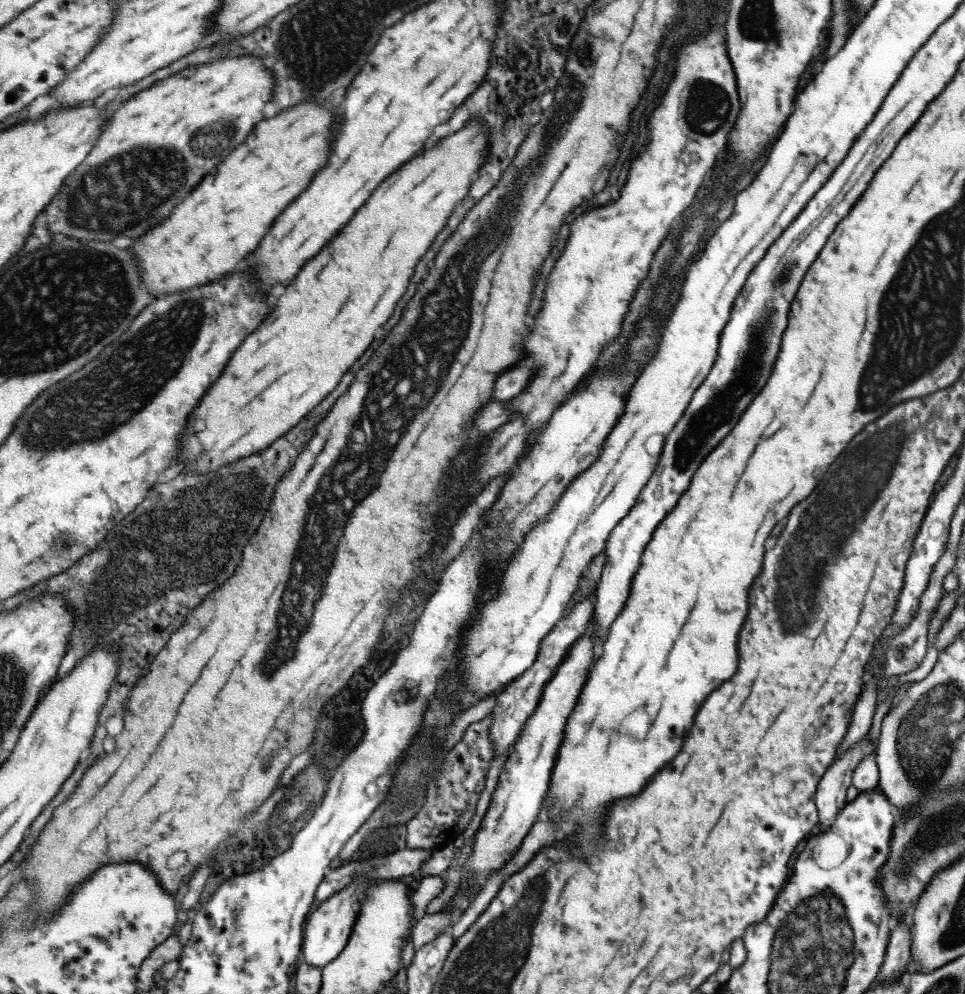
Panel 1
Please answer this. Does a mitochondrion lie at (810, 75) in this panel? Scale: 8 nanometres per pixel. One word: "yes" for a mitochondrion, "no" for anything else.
no

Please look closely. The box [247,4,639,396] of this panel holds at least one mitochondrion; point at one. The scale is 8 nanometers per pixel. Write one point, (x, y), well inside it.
(285, 36)

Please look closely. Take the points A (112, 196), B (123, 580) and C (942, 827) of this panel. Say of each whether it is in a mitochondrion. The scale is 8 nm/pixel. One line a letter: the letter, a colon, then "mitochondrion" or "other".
A: mitochondrion
B: mitochondrion
C: mitochondrion

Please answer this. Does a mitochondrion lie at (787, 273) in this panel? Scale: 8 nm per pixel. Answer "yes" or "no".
yes

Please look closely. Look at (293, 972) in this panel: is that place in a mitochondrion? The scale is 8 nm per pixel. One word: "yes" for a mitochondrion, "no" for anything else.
no

